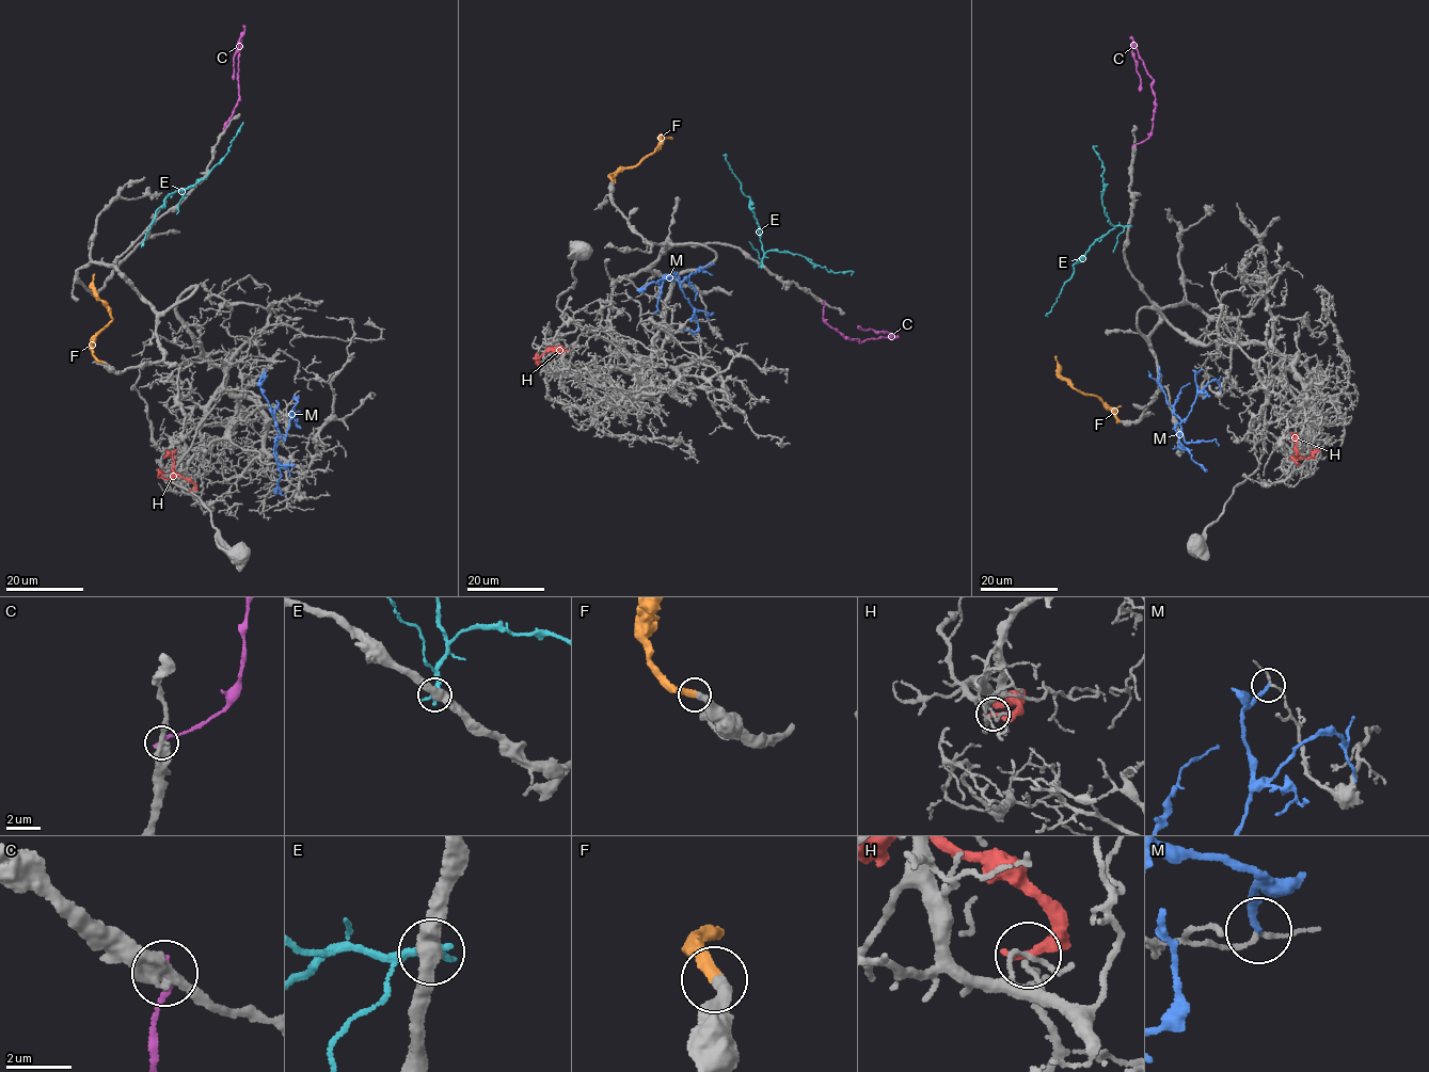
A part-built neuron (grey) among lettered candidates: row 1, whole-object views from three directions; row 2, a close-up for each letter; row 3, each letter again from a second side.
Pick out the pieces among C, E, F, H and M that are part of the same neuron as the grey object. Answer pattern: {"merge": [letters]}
{"merge": ["F"]}

